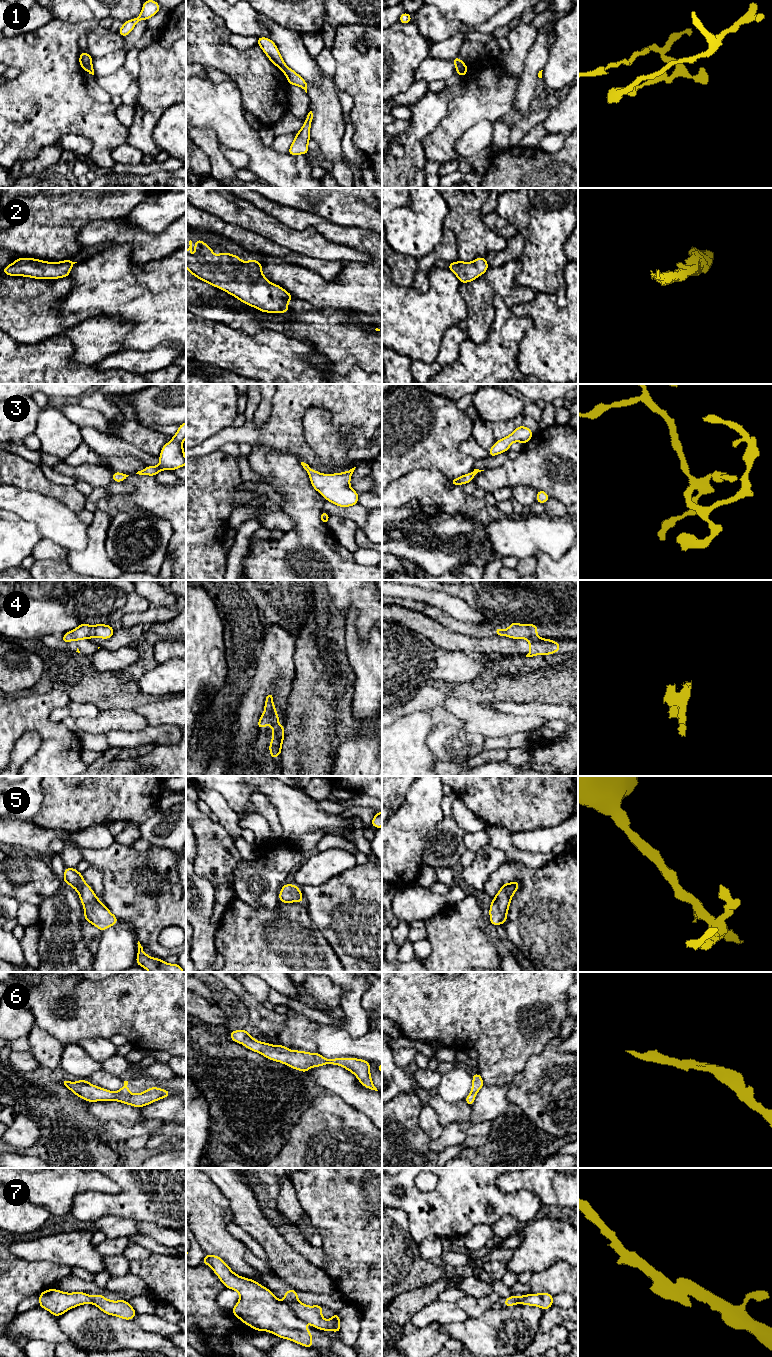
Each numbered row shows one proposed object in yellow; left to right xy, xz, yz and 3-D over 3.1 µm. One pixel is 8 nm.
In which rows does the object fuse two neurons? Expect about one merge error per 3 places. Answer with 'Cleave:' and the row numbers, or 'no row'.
Cleave: 4, 7

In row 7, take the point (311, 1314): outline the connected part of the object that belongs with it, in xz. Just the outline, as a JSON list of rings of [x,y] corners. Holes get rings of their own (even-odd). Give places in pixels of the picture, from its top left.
[[[292,1288],[284,1293],[284,1300],[293,1311],[293,1313],[301,1320],[306,1321],[319,1330],[335,1331],[340,1333],[340,1318],[335,1312],[330,1320],[322,1317],[322,1305],[307,1306],[298,1300],[296,1289]]]

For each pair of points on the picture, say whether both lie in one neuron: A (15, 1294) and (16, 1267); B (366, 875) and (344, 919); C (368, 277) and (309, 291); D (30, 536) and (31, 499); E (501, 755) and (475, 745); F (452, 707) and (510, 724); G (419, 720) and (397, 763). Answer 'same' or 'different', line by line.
A: same
B: same
C: same
D: different
E: different
F: same
G: same

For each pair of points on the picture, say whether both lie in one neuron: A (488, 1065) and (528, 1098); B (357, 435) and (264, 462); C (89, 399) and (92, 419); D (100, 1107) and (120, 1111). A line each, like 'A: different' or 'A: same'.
A: different
B: different
C: different
D: same

